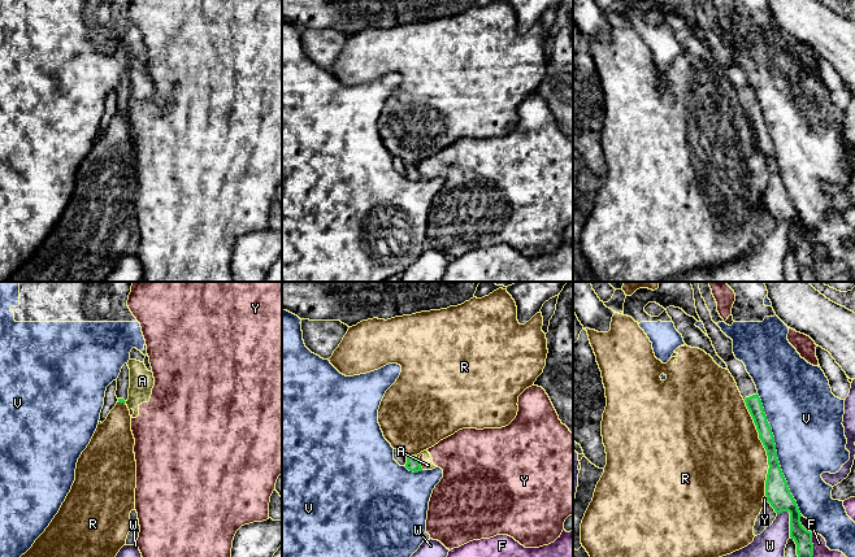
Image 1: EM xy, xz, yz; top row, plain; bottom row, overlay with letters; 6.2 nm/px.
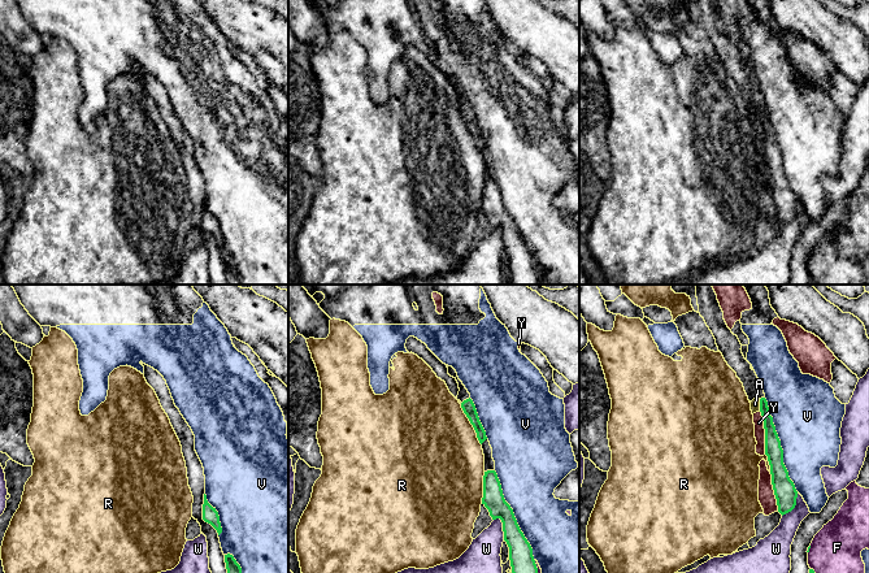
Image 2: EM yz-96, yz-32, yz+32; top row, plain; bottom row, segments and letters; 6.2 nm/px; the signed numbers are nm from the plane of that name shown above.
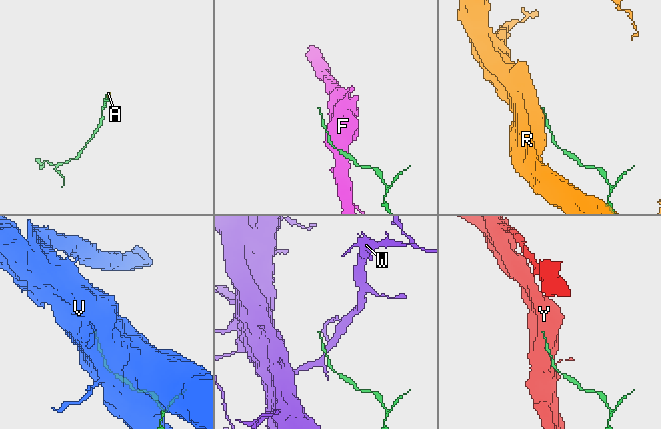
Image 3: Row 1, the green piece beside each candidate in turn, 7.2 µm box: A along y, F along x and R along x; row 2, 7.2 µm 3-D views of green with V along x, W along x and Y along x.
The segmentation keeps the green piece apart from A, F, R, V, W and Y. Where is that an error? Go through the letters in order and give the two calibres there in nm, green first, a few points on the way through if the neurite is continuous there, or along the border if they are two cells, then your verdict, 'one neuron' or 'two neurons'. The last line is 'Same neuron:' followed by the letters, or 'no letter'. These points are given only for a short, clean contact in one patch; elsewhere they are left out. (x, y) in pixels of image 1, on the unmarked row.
A: 80 nm thick on the green side, 60 nm on the other; border along xz (415, 165), (419, 172); two neurons
F: 110 nm thick on the green side, 200 nm on the other; border along yz (811, 242), (812, 270), (819, 281); two neurons
R: 140 nm thick on the green side, 500 nm on the other; two neurons
V: 150 nm thick on the green side, 440 nm on the other; two neurons
W: 150 nm thick on the green side, 220 nm on the other; border along yz (777, 221), (789, 222), (790, 246); two neurons
Y: 150 nm thick on the green side, 20 nm on the other; two neurons
Same neuron: no letter

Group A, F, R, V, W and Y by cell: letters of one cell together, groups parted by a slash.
A Y / F / R / V / W

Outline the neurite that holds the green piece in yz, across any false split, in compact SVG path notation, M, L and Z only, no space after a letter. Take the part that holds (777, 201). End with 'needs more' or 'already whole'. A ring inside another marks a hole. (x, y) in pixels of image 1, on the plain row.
M694 0L694 9L696 22L704 34L708 47L717 65L726 73L729 82L734 87L737 96L743 106L746 116L754 129L759 148L761 149L768 165L768 183L765 190L767 210L776 222L790 222L790 247L797 253L797 264L799 269L800 282L819 282L813 265L812 241L806 239L800 232L800 221L794 209L787 191L782 183L774 145L767 130L761 109L758 104L756 95L746 79L742 70L737 69L733 62L733 49L728 47L721 38L712 30L711 21L708 19L700 0Z; needs more

